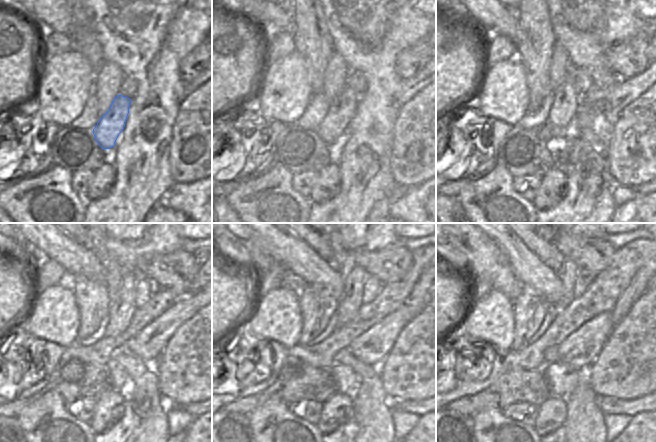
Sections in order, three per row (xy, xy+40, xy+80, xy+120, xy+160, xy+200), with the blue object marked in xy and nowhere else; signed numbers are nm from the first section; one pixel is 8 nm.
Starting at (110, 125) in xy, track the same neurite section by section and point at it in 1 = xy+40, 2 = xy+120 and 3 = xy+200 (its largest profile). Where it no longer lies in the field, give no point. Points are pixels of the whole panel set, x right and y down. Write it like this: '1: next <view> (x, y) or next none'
1: next xy+40 (342, 109)
2: next xy+120 (122, 307)
3: next xy+200 (569, 270)

